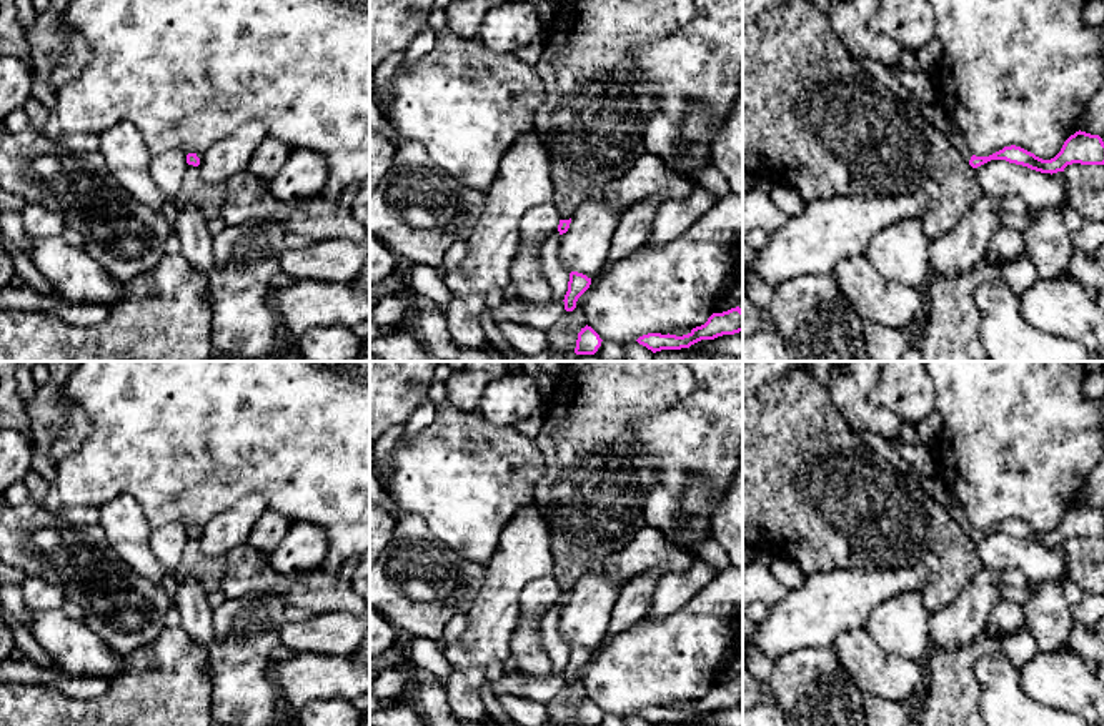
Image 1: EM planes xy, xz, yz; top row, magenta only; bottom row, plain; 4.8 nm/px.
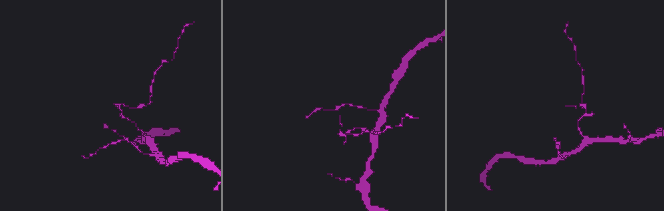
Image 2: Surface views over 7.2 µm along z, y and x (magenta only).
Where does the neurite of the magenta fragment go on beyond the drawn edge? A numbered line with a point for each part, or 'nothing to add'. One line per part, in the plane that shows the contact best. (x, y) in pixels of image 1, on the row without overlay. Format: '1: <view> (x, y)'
nothing to add

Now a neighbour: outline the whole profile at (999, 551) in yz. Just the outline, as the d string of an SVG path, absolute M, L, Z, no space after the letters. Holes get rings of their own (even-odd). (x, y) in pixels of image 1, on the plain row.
M991 533L974 544L984 568L997 571L1017 568L1027 576L1029 584L1067 583L1067 561L1062 544L1041 546L1006 533Z

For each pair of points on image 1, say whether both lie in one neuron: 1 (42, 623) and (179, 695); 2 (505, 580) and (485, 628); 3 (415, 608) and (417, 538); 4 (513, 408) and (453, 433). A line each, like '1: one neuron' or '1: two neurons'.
1: two neurons
2: one neuron
3: one neuron
4: two neurons

